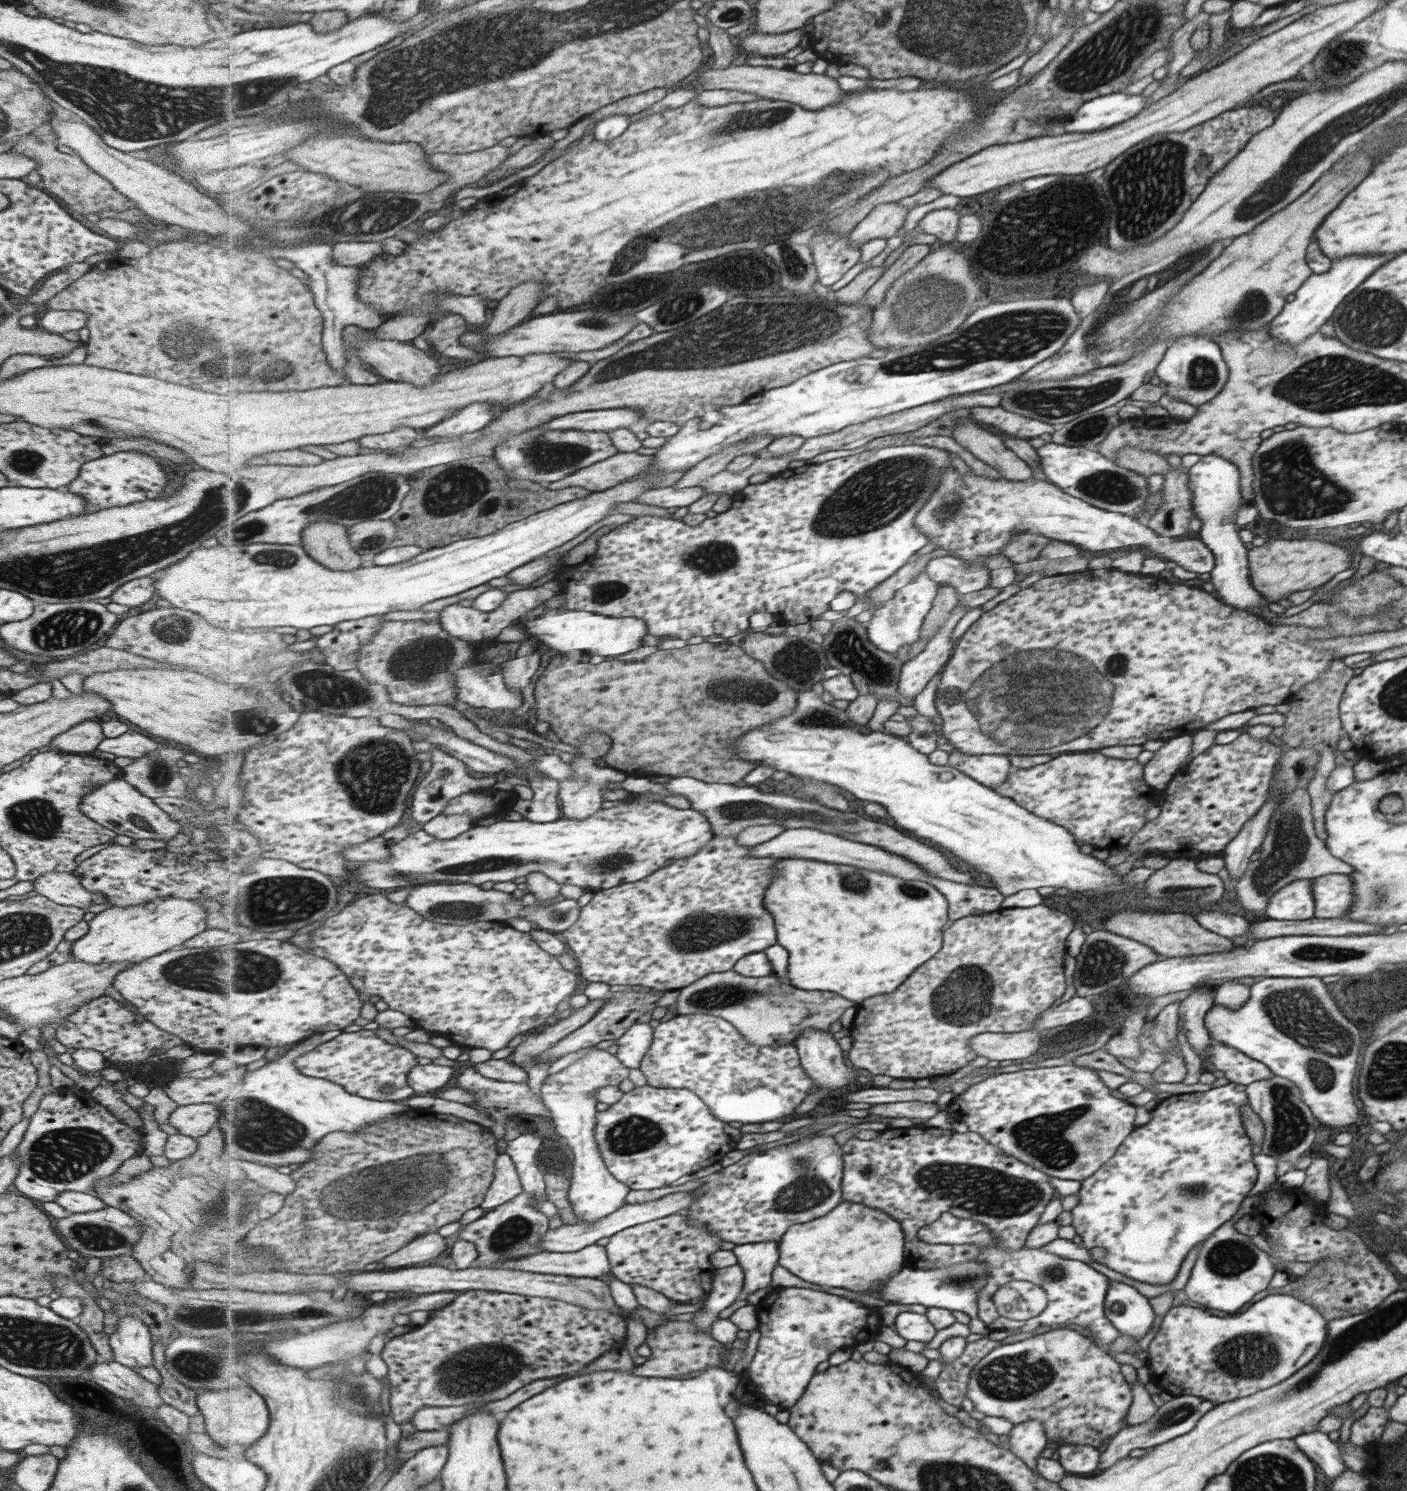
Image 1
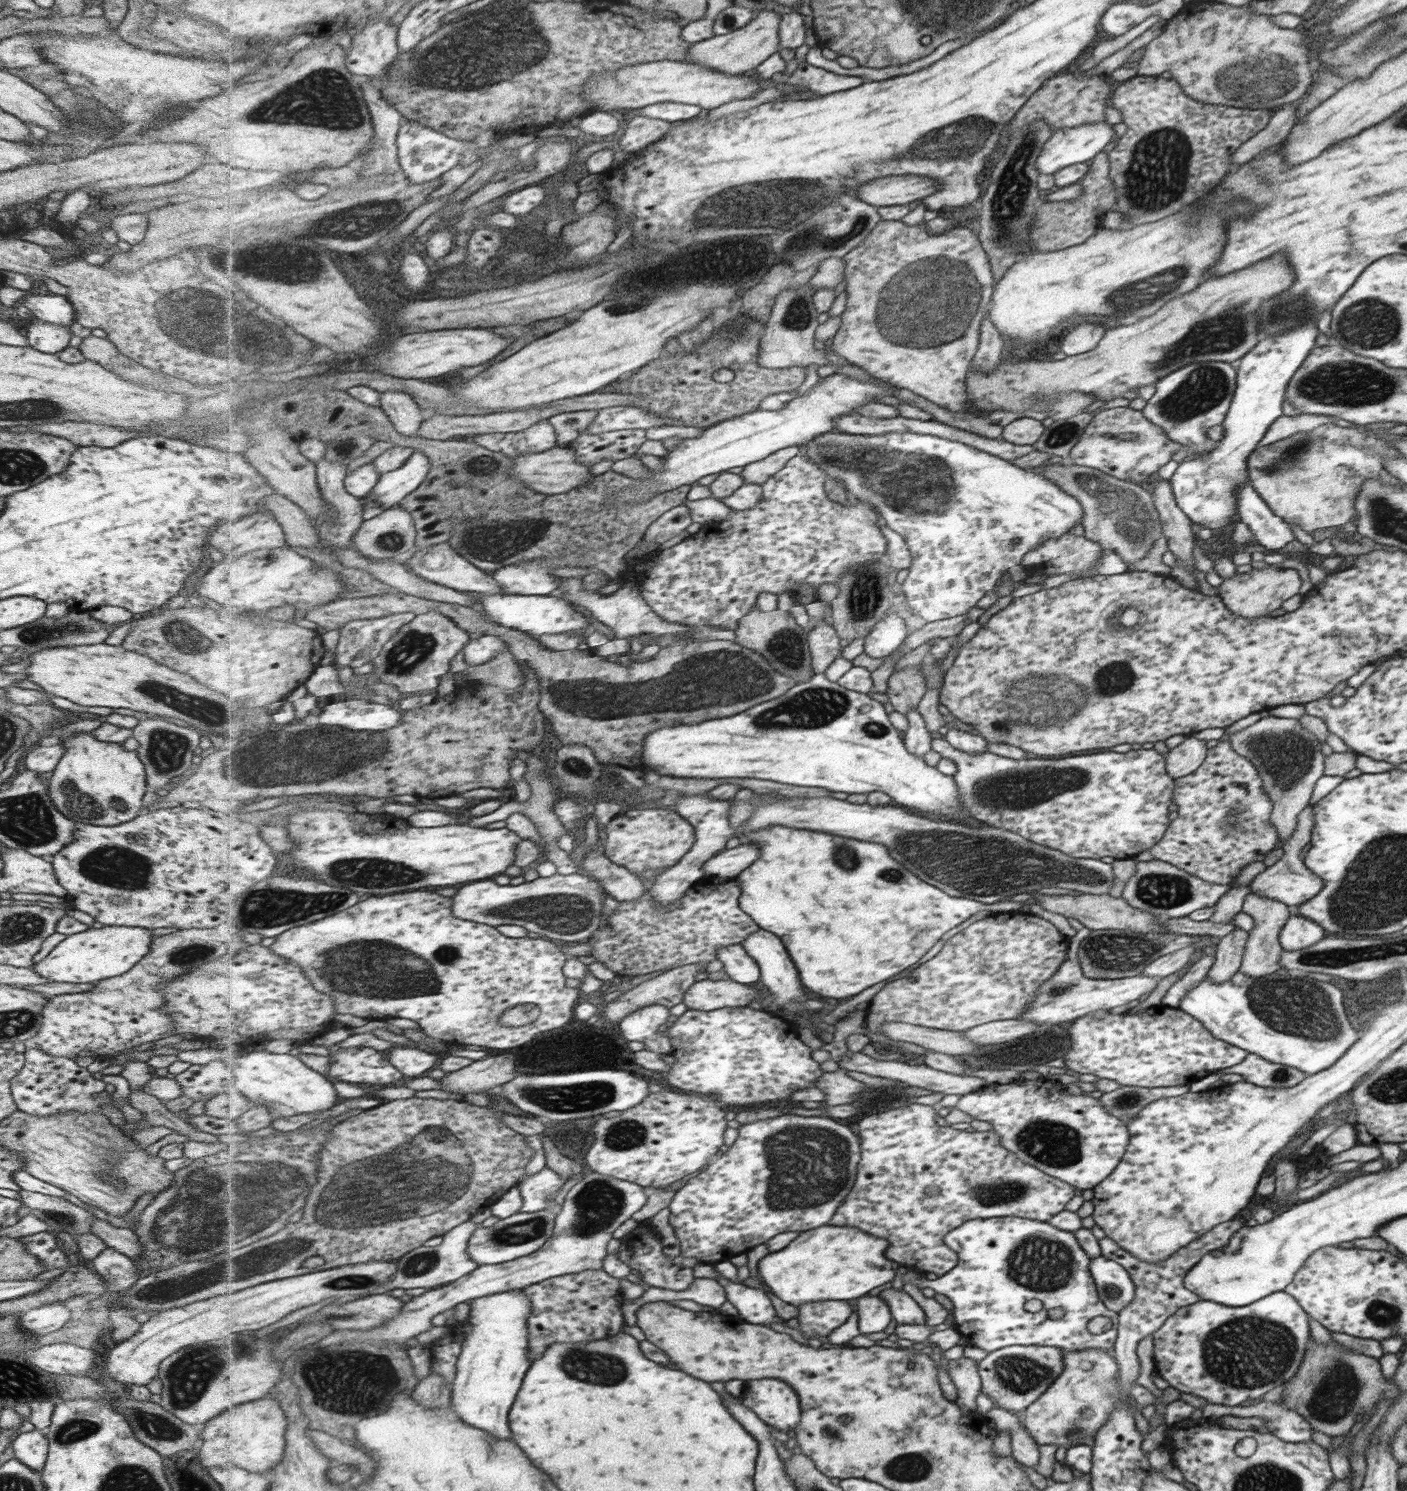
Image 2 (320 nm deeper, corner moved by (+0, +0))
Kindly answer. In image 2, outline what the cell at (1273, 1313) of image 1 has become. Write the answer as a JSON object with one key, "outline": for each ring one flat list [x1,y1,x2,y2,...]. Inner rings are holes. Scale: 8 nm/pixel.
{"outline":[[1272,1292,1245,1308,1229,1308,1209,1300,1199,1300,1177,1309,1152,1334,1154,1368,1158,1382,1176,1388,1179,1392,1204,1398,1207,1403,1230,1407,1238,1406,1247,1398,1258,1398,1267,1390,1283,1384,1296,1374,1295,1370,1301,1362,1303,1352,1308,1350,1311,1338,1309,1316,1297,1306,1298,1303,1286,1292]]}

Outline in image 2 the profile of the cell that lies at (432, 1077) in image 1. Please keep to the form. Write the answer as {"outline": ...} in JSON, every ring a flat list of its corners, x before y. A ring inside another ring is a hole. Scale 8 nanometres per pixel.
{"outline":[[394,1046,387,1053,388,1059,409,1078,423,1077,423,1074,437,1068,439,1064,439,1058,435,1056,435,1052,431,1054,419,1048]]}

